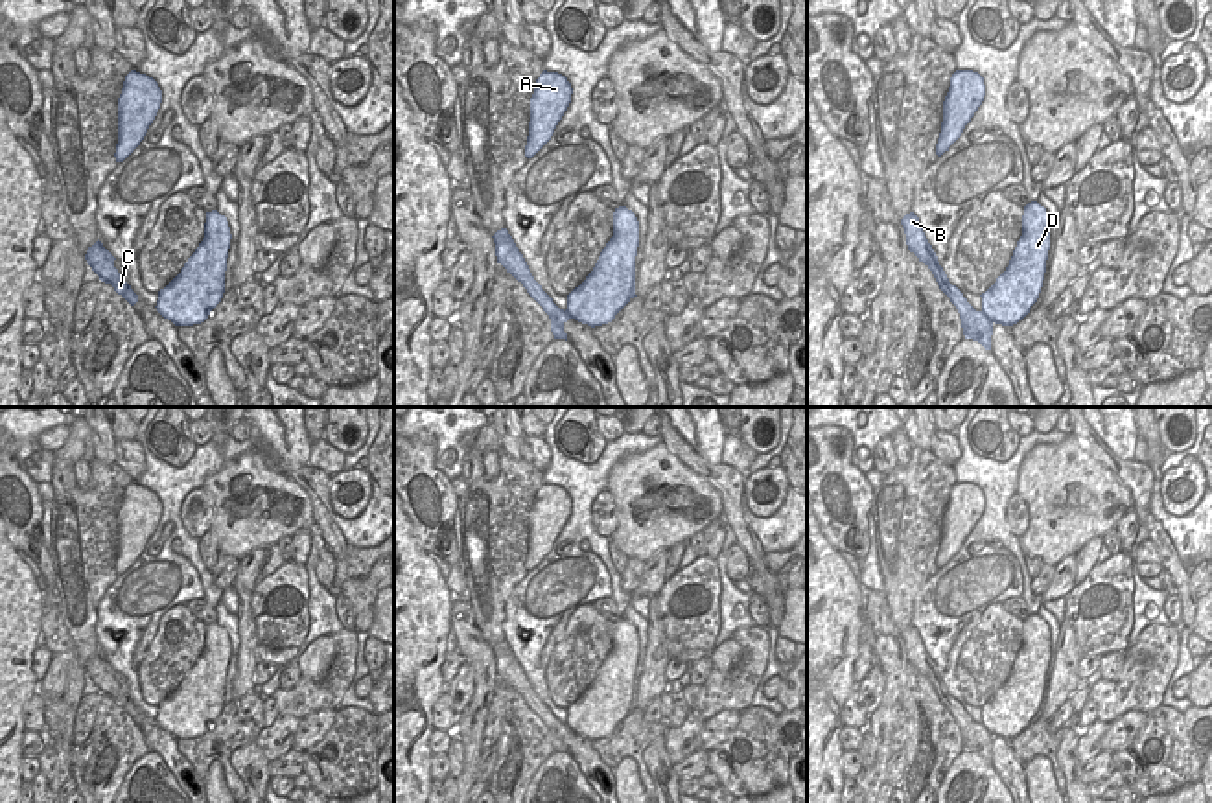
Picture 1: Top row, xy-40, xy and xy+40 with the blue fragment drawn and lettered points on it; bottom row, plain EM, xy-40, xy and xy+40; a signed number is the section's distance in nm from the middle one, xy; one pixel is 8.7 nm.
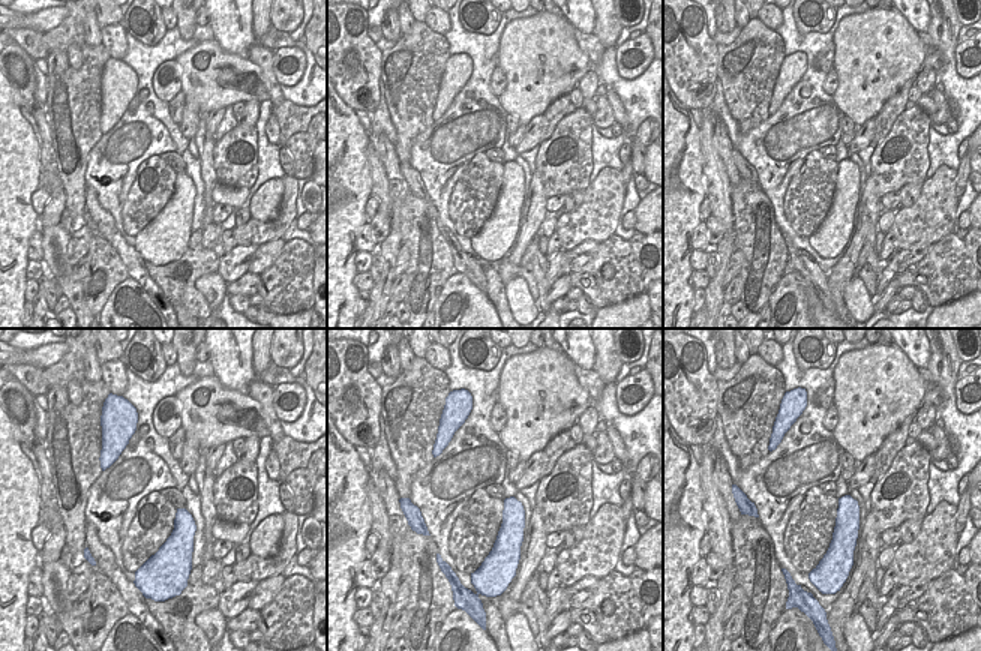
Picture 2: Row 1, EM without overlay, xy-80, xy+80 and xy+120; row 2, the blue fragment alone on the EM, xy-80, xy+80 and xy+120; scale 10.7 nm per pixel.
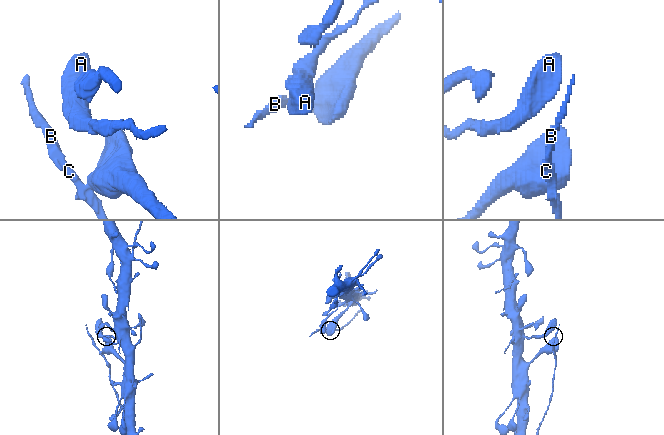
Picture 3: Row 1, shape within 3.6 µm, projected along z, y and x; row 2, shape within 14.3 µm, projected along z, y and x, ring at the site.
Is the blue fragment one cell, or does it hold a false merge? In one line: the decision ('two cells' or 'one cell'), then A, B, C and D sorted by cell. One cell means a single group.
two cells; A D / B C

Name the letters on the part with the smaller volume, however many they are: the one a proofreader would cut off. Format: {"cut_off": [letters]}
{"cut_off": ["B", "C"]}

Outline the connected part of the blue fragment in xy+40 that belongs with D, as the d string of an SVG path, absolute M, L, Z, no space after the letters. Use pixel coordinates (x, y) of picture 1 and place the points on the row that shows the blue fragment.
M1037 201L1024 206L1022 236L1006 271L982 293L982 311L989 320L1013 326L1037 302L1050 250L1050 214Z

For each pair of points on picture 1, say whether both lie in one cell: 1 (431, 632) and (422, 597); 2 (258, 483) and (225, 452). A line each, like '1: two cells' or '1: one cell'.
1: one cell
2: two cells

